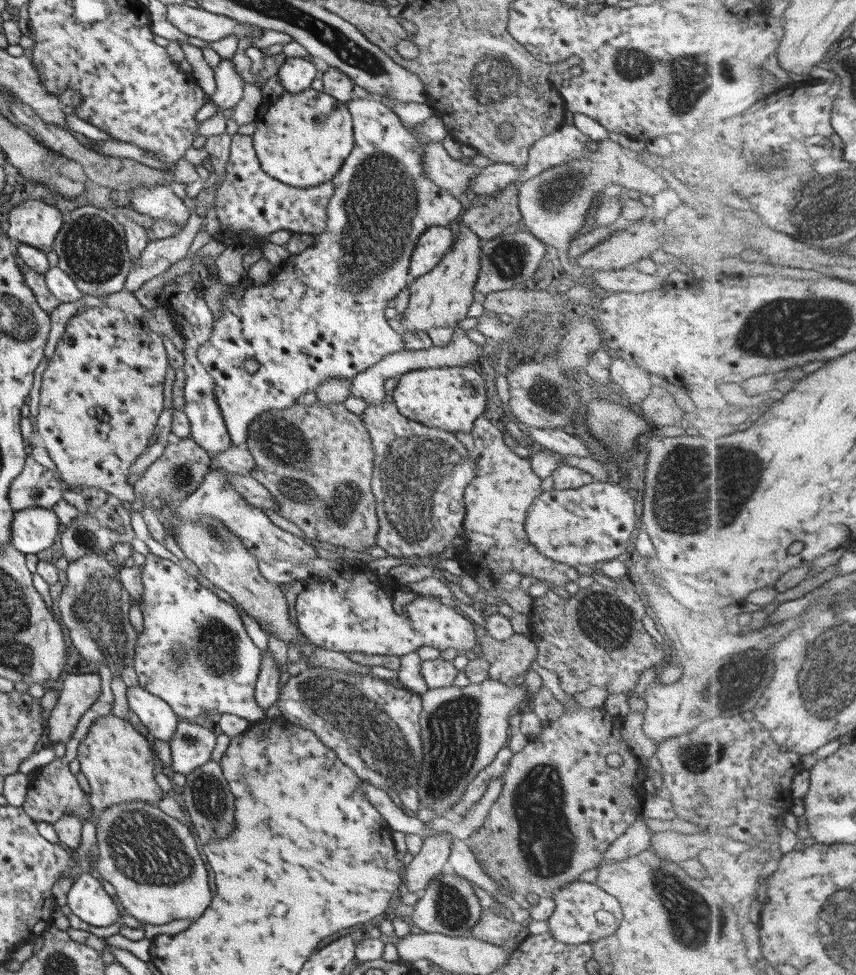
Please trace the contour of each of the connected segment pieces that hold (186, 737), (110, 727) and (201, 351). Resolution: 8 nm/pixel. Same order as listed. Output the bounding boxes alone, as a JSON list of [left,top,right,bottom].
[[169,720,216,776],[73,714,165,863],[196,97,464,447]]

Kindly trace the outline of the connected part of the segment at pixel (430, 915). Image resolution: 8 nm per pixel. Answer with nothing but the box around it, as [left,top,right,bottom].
[409,869,482,937]

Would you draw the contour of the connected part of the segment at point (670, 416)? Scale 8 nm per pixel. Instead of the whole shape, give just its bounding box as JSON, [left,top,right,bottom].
[636,384,683,428]

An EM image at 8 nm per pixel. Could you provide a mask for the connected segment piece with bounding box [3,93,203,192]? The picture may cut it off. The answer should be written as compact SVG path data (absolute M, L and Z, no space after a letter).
M4 94L8 111L13 115L17 122L28 126L40 138L40 142L49 147L51 151L57 152L61 158L64 158L67 163L71 164L74 170L82 177L95 182L97 185L108 187L112 191L121 190L129 191L129 189L137 189L137 187L155 187L155 185L169 185L170 182L187 185L188 183L198 183L203 173L191 165L189 162L181 159L172 166L172 172L161 172L145 166L143 163L135 162L129 158L113 157L96 153L89 148L85 148L70 132L55 125L43 122L35 113L34 110L23 101L9 101L8 94Z

